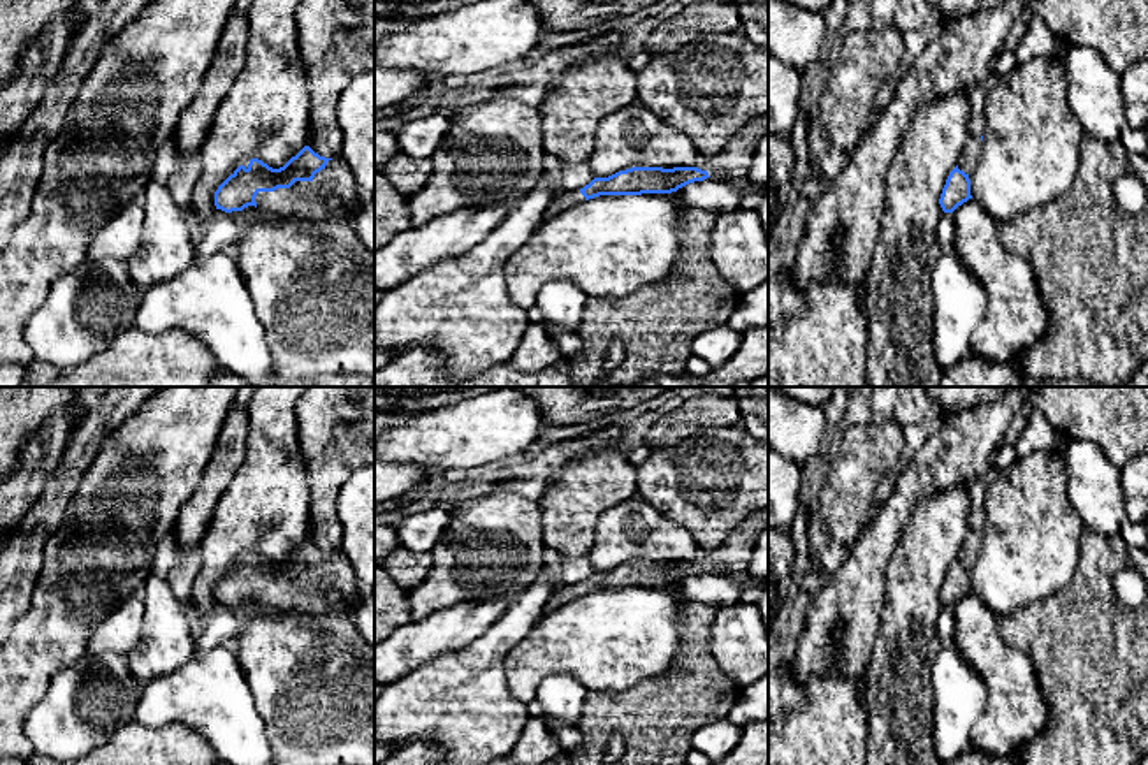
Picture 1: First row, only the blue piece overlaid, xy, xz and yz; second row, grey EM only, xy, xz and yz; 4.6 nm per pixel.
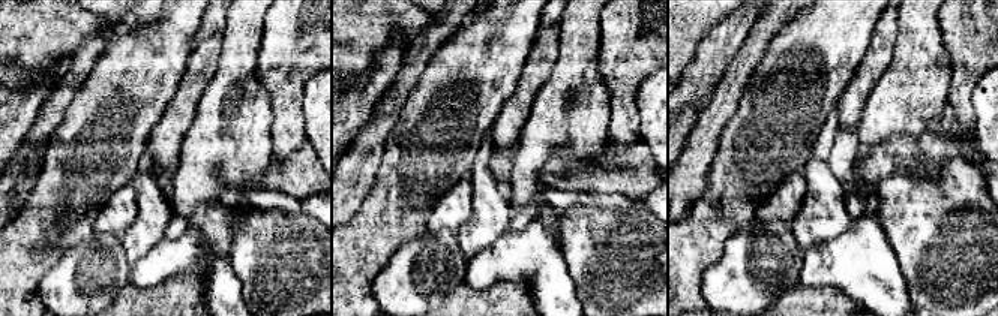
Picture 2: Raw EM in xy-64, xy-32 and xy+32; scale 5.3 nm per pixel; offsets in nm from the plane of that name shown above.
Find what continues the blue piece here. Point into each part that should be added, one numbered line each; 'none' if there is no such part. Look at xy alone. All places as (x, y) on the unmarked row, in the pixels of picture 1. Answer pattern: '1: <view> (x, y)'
1: xy (303, 595)

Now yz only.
1: yz (969, 553)

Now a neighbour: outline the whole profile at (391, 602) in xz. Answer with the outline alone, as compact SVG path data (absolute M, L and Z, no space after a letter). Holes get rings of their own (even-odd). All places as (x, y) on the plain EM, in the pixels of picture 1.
M374 566L374 645L411 623L408 591L399 587L381 566Z

